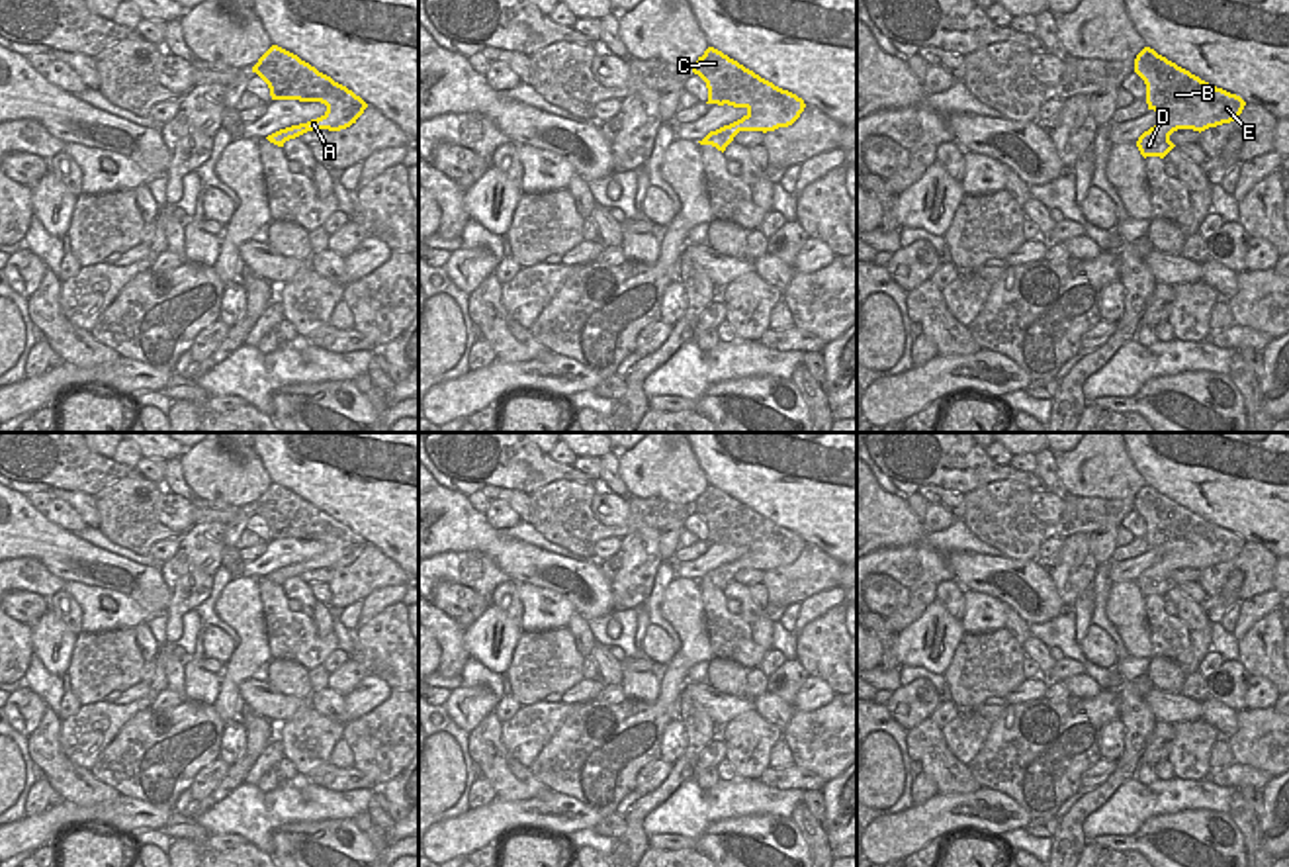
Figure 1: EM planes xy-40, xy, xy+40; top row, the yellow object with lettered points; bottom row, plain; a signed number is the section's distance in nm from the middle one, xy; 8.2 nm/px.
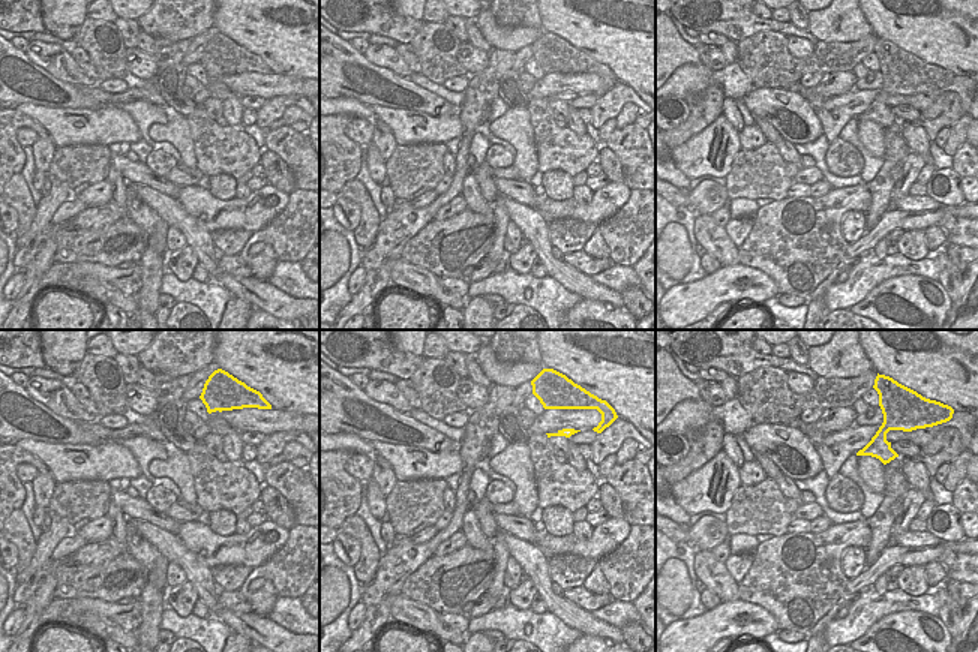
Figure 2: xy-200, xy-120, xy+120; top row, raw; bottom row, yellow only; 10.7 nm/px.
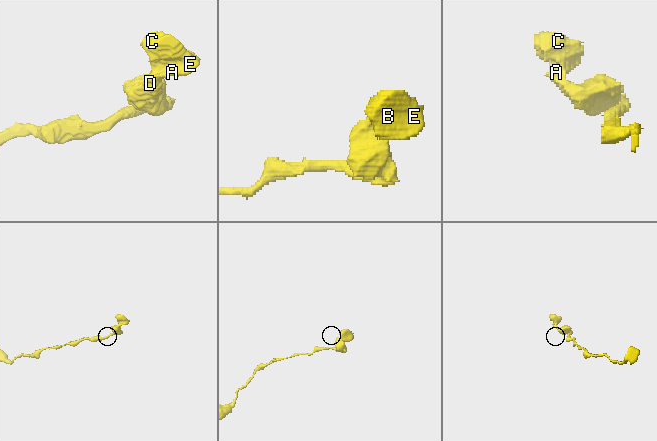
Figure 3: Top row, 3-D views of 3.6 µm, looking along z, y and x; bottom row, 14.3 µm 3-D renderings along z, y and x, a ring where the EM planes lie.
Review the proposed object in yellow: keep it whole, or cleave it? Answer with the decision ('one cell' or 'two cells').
one cell

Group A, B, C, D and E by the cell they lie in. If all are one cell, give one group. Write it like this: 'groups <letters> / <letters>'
groups A B C D E

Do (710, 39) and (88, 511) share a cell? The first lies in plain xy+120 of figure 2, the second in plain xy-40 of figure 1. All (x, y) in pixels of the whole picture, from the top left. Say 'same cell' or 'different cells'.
same cell

